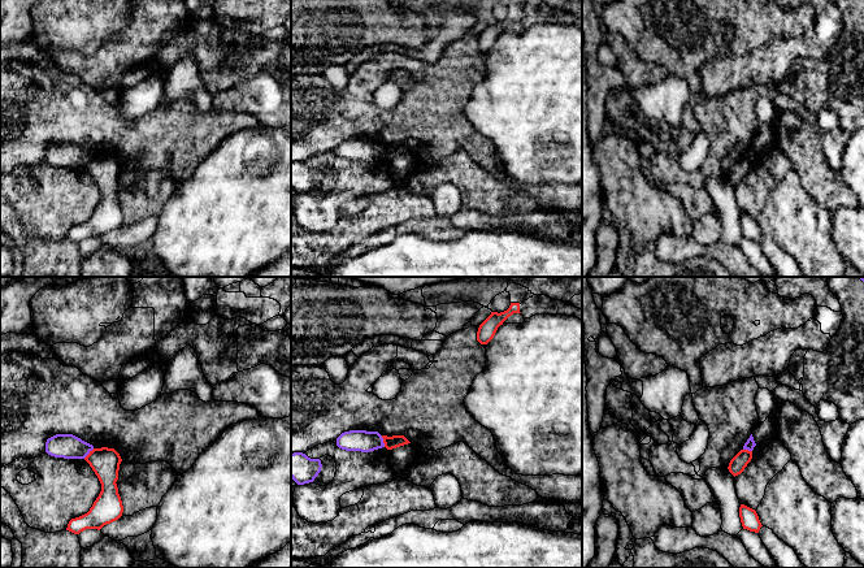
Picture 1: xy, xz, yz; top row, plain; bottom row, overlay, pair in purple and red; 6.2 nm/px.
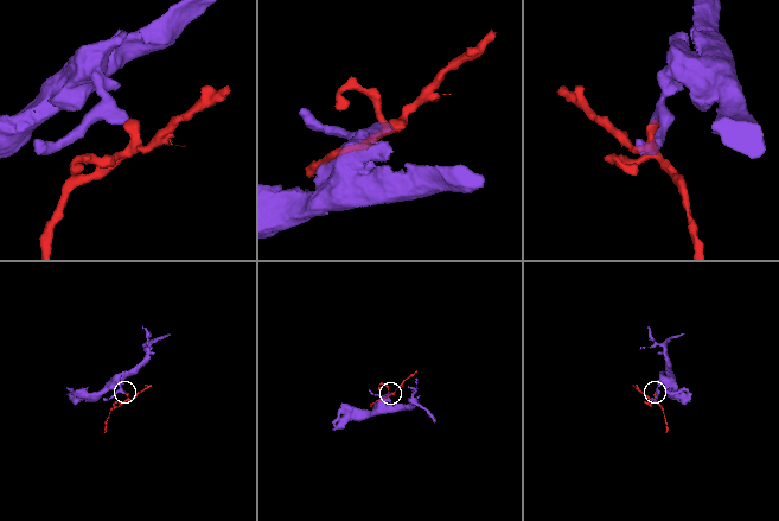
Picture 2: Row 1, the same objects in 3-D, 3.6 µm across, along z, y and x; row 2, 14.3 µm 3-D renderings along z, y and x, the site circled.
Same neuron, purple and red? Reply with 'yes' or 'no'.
no

